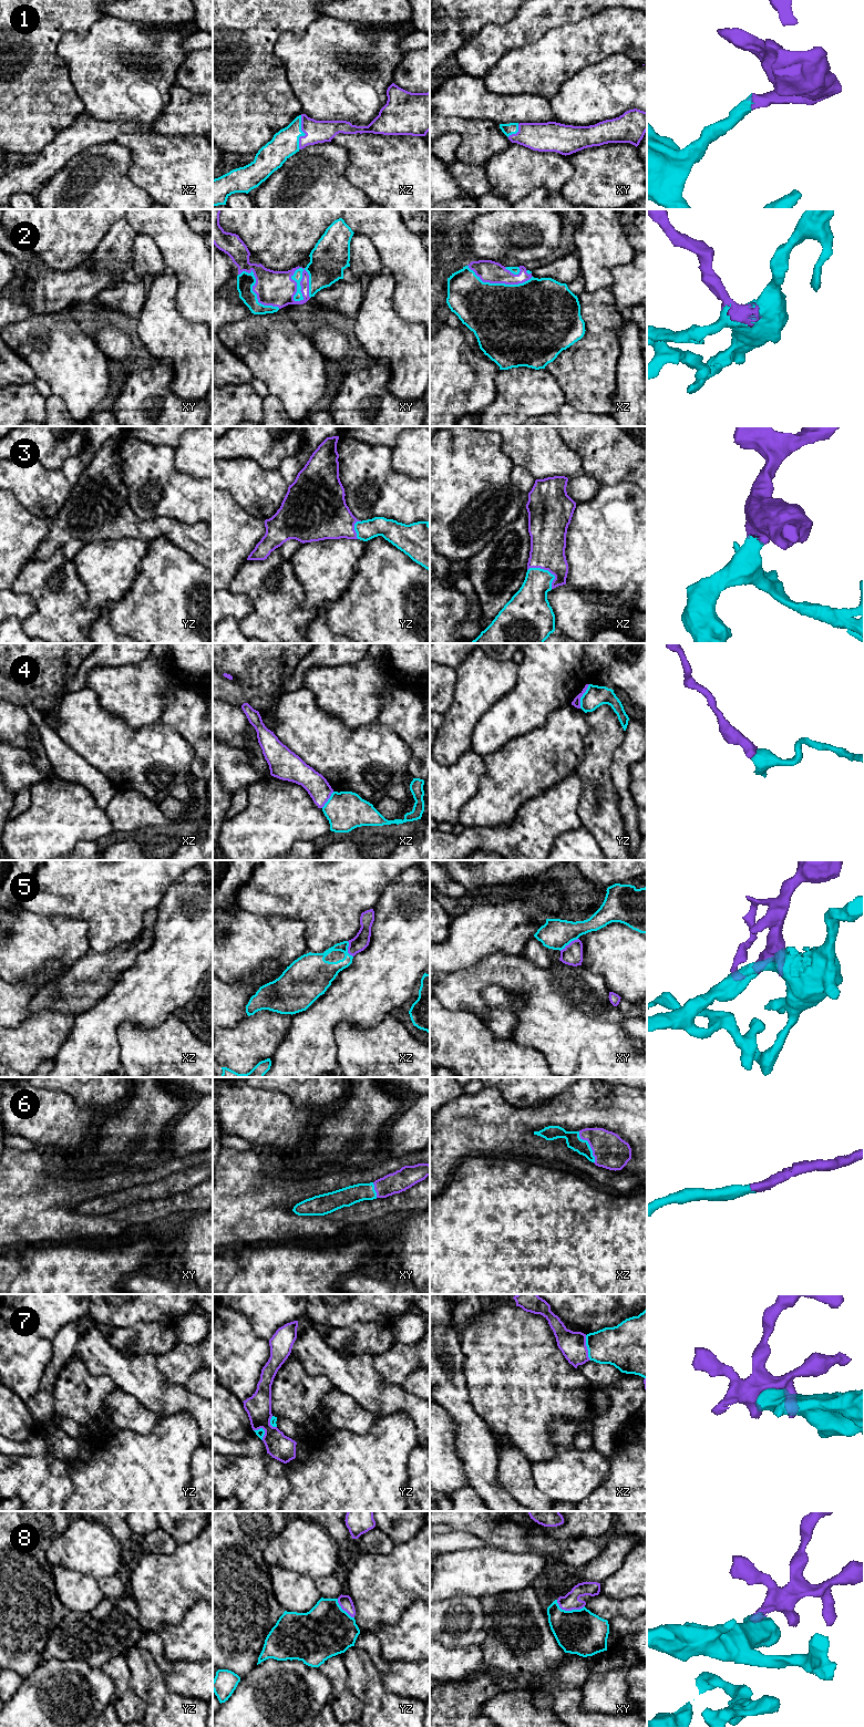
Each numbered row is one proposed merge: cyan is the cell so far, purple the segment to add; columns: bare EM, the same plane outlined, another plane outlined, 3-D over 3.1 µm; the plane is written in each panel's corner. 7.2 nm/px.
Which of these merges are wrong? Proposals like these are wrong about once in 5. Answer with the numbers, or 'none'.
4, 7

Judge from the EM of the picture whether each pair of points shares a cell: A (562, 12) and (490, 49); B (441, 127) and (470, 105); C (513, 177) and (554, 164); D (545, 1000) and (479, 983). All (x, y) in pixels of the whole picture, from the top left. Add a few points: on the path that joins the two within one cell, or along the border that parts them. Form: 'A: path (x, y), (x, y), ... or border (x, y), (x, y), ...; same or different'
A: path (544, 12), (540, 13), (517, 33), (507, 37); same
B: border (441, 114), (481, 120); different
C: path (523, 169), (544, 169); same
D: path (528, 983), (523, 978), (495, 978); same

